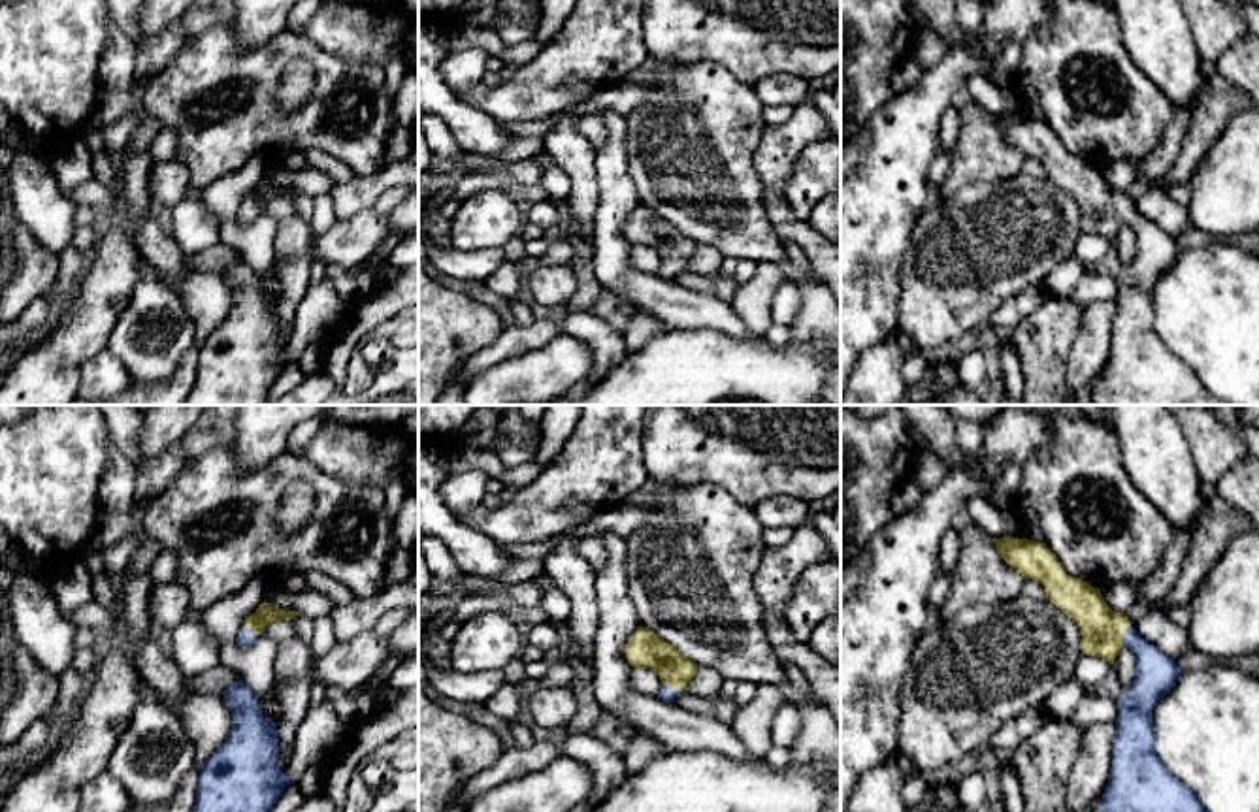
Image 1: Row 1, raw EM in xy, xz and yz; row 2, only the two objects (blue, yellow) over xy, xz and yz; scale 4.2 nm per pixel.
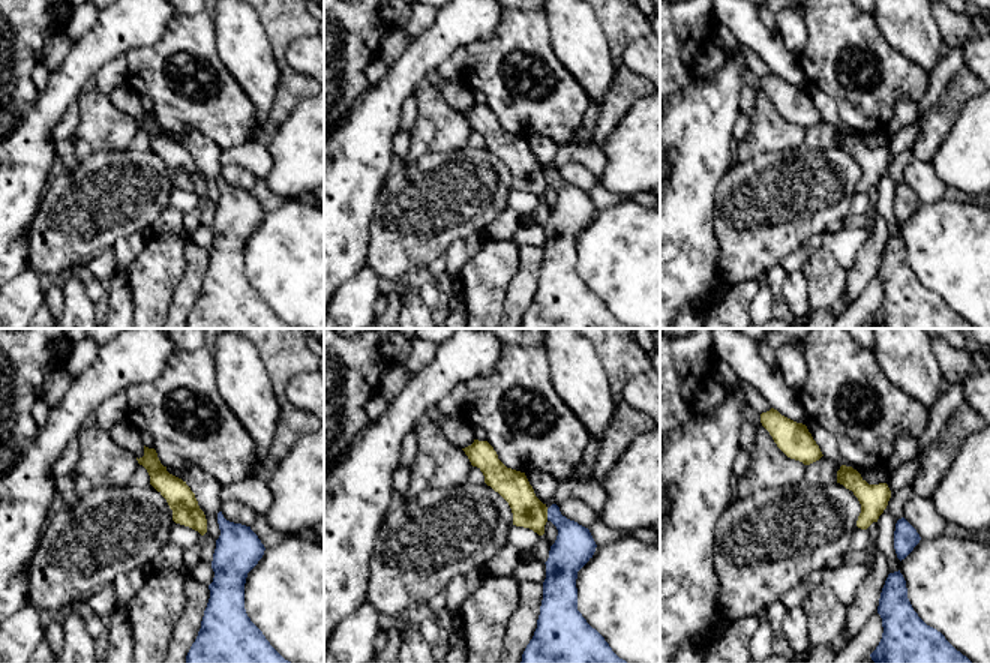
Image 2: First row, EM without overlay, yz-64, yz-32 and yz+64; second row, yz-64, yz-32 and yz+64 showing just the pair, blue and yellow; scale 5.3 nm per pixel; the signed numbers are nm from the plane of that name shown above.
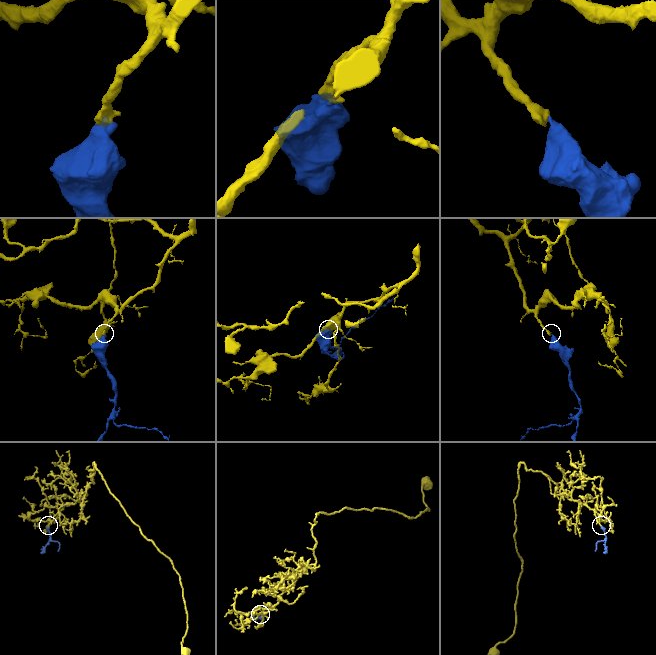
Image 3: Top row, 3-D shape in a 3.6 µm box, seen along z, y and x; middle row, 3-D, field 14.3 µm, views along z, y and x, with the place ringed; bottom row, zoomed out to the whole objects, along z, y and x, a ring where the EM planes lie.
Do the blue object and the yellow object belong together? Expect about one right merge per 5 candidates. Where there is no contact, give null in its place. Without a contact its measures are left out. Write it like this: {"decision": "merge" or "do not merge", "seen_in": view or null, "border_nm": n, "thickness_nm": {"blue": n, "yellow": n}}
{"decision": "merge", "seen_in": "yz", "border_nm": 100, "thickness_nm": {"blue": 170, "yellow": 180}}

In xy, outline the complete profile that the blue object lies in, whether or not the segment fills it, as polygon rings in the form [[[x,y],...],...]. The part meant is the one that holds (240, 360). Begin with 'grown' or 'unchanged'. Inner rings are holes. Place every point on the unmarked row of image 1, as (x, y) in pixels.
unchanged | [[[243,256],[222,273],[232,288],[232,307],[205,337],[194,384],[181,405],[270,405],[271,386],[290,362],[279,343],[277,300],[262,294],[258,275]]]

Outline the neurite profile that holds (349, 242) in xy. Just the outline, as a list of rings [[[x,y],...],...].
[[[373,209],[352,217],[335,217],[324,234],[313,237],[317,258],[345,269],[362,268],[390,230],[388,215]]]

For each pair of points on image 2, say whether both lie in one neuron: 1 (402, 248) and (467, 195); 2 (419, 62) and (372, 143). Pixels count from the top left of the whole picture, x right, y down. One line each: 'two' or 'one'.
1: one
2: one

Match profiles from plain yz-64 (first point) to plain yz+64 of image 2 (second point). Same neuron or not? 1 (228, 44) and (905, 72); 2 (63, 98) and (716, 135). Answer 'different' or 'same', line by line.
1: different
2: same

